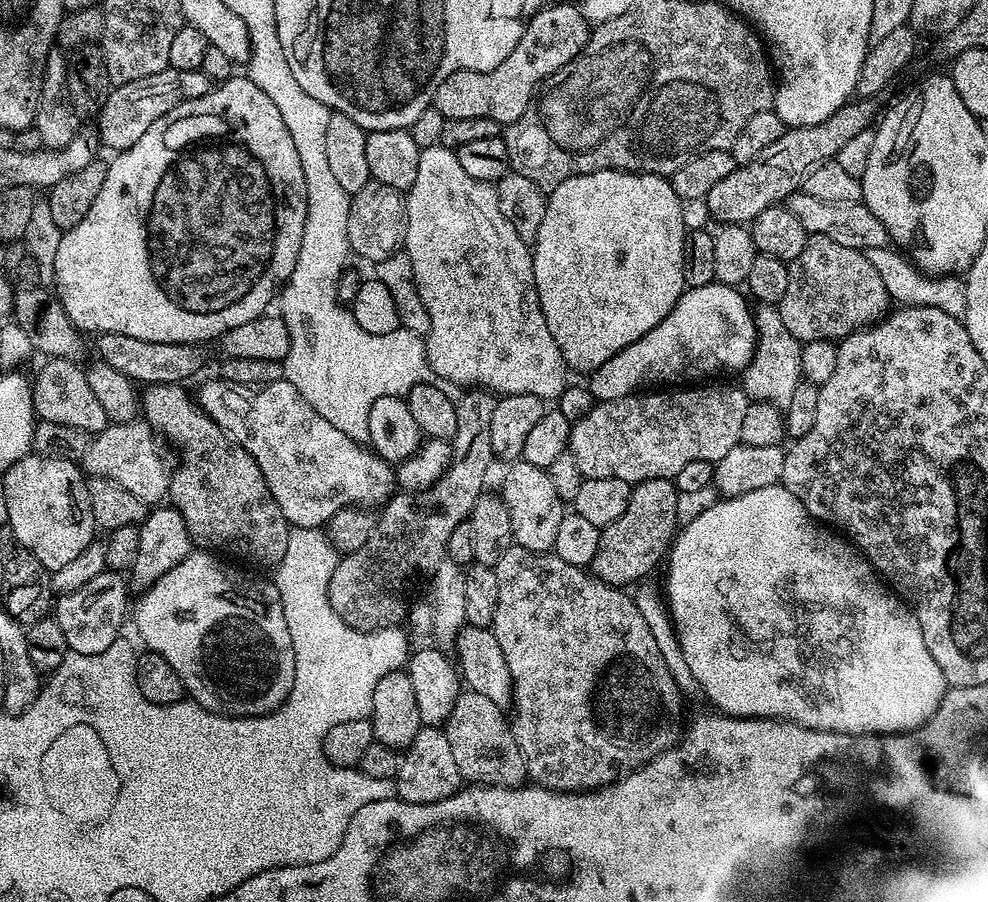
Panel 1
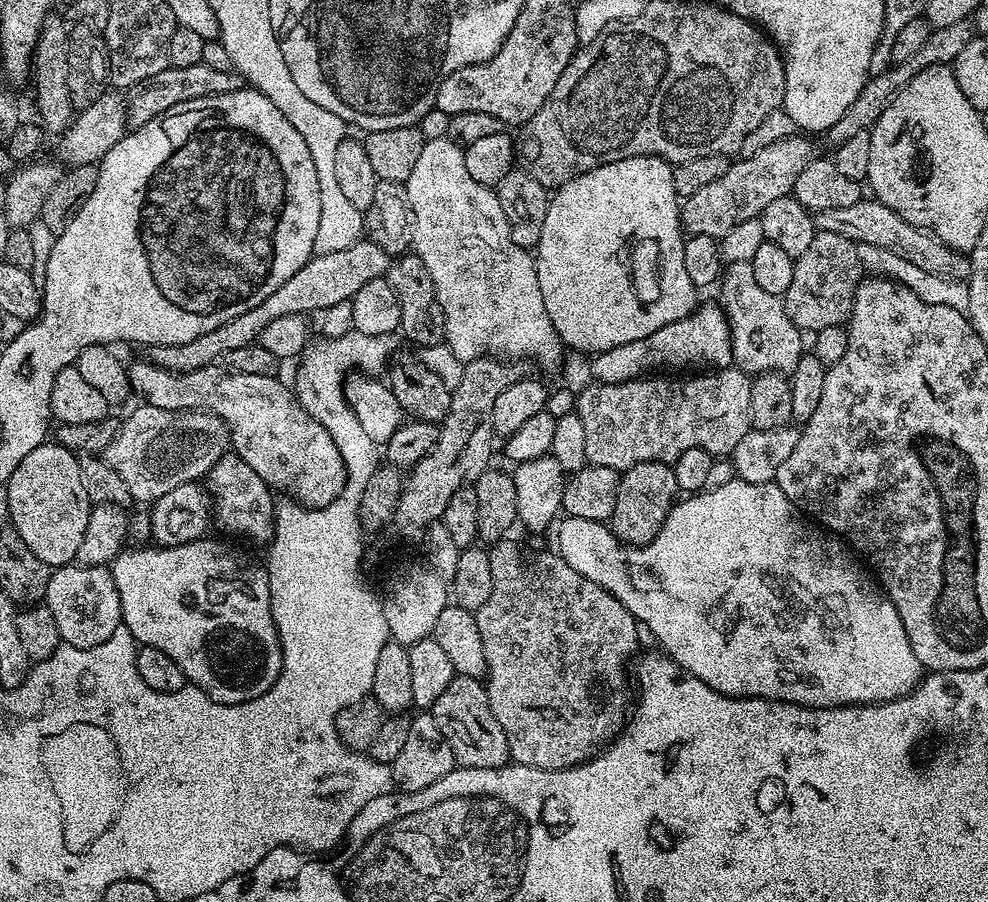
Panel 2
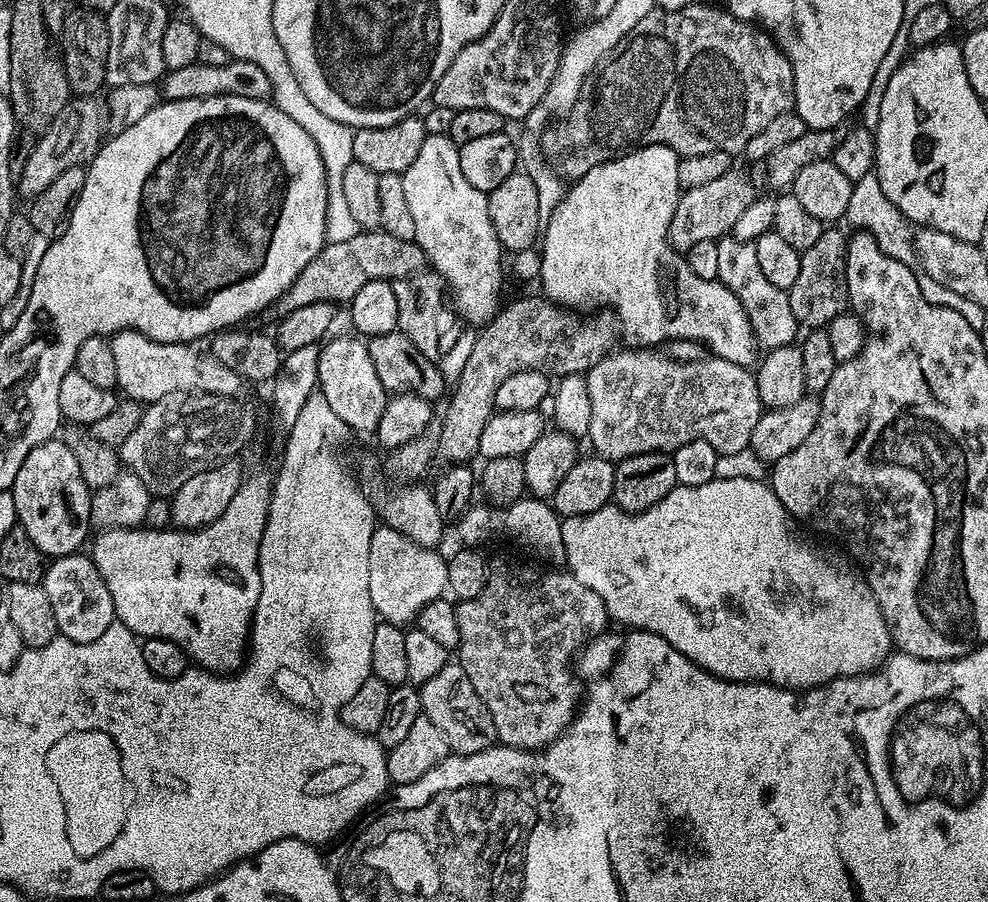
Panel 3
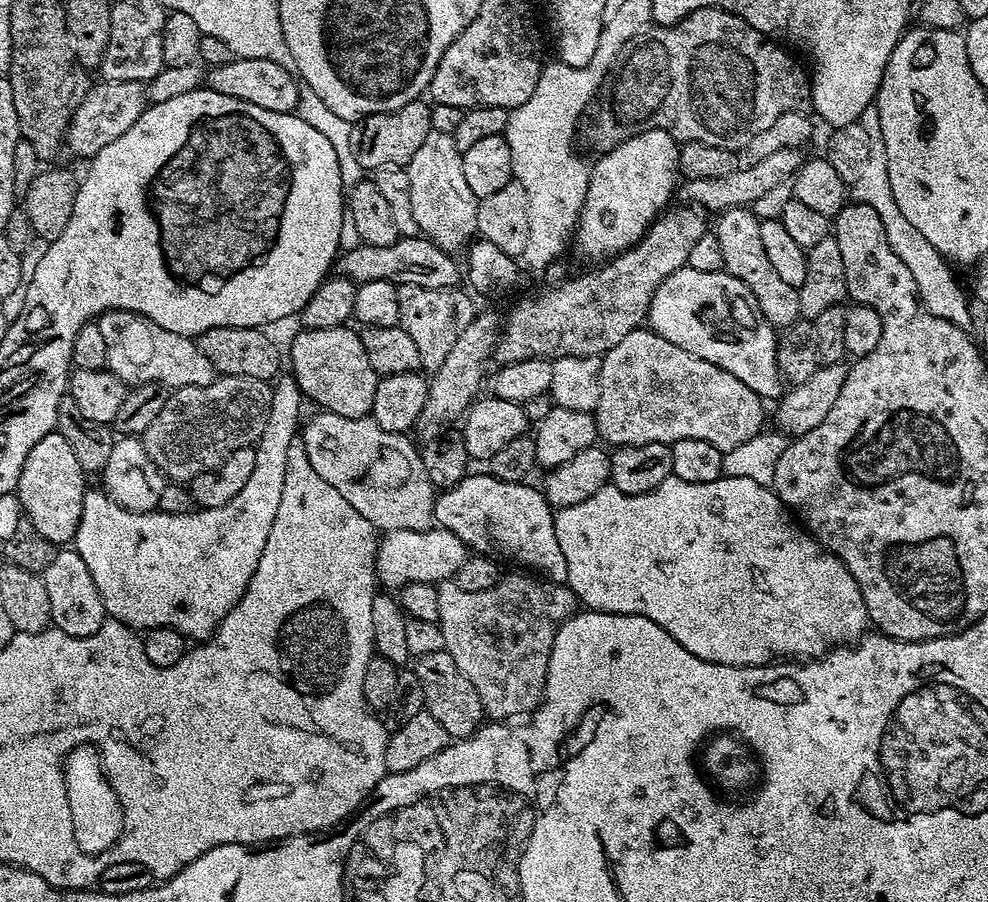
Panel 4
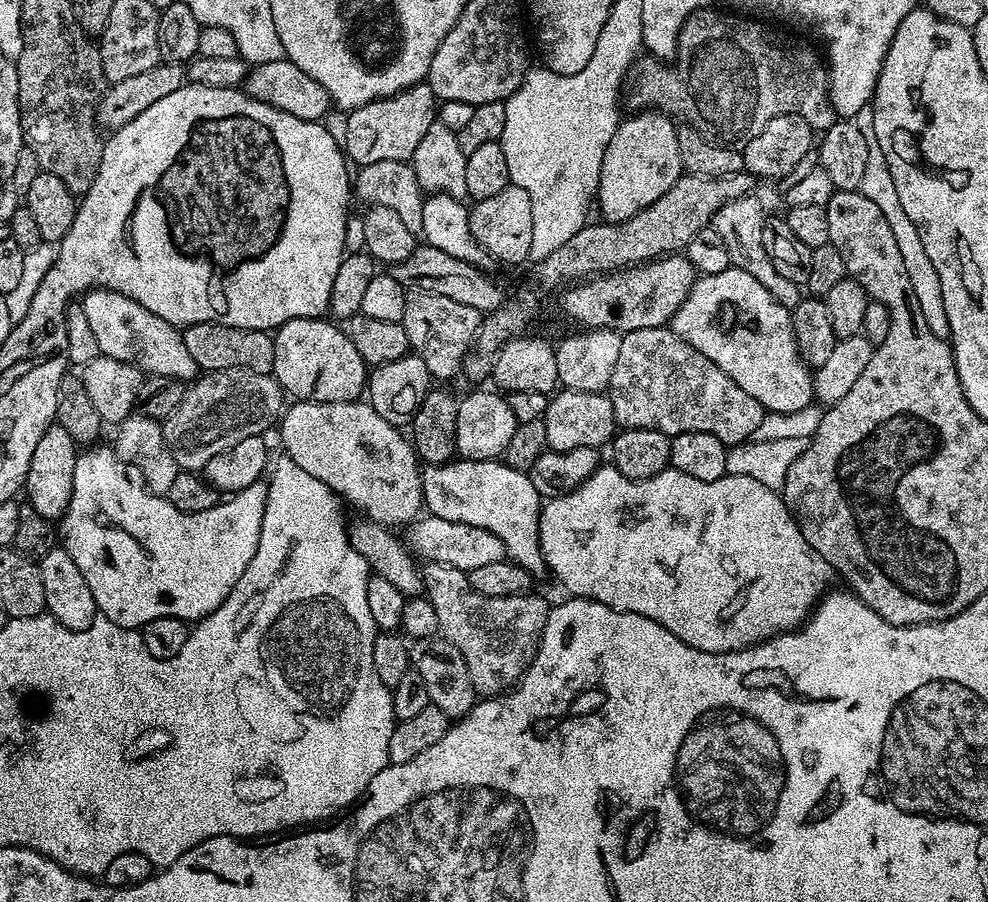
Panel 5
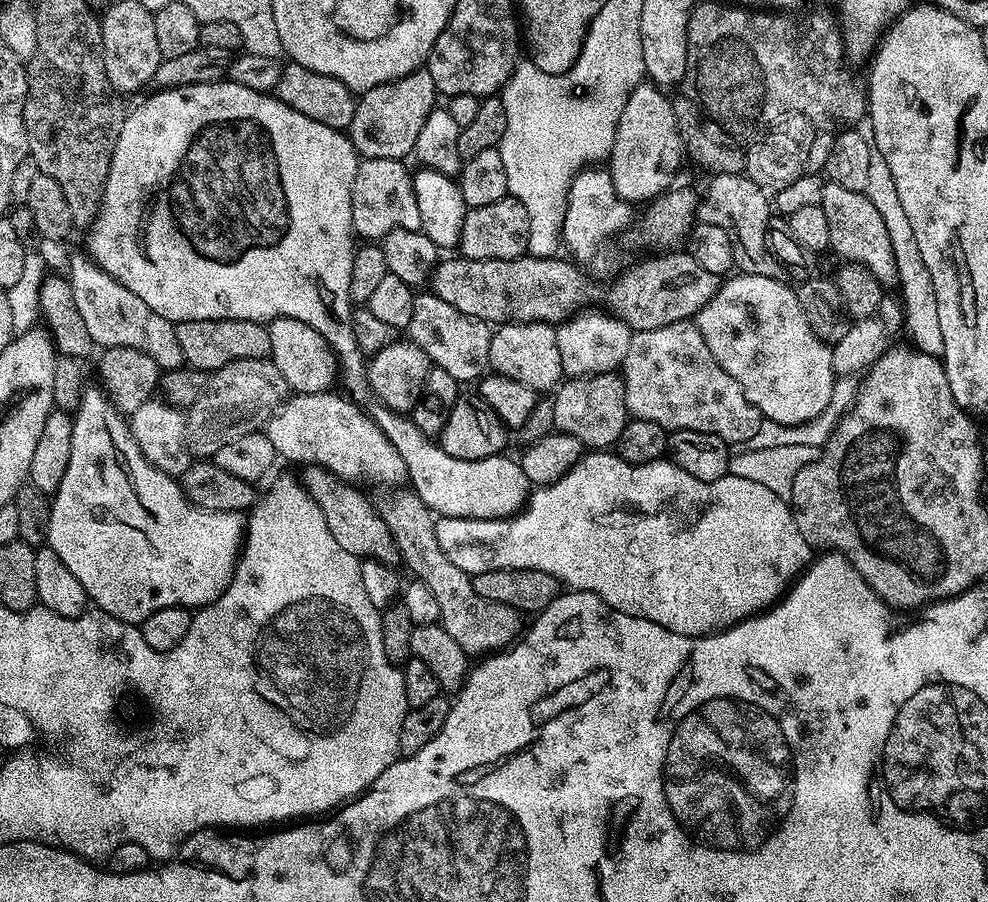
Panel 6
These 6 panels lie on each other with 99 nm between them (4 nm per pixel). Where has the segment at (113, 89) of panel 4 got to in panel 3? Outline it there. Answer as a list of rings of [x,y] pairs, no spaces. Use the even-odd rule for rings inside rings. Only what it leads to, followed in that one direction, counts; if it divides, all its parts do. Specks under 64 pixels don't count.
[[[76,96],[69,99],[68,105],[54,118],[45,132],[39,133],[38,139],[32,144],[30,158],[26,158],[26,166],[18,174],[18,192],[31,198],[42,194],[62,170],[79,168],[87,165],[96,157],[96,151],[106,139],[106,125],[108,114],[106,104],[103,99],[96,96]],[[105,132],[105,133],[104,133]]]

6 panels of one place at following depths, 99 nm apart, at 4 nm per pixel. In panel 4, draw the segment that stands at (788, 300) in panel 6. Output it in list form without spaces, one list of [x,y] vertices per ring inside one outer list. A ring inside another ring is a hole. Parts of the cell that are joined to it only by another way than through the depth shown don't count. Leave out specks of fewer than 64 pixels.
[[[687,266],[674,270],[674,274],[670,274],[656,287],[646,320],[651,331],[666,338],[666,342],[674,342],[674,346],[682,346],[682,350],[694,354],[694,358],[714,362],[714,366],[726,370],[726,374],[734,374],[738,382],[746,382],[746,386],[750,386],[750,390],[754,390],[754,394],[758,394],[765,401],[779,401],[785,391],[786,384],[776,361],[777,329],[773,328],[770,322],[766,322],[762,310],[758,310],[758,302],[754,302],[754,294],[750,294],[746,285],[729,272],[723,270],[703,272]]]

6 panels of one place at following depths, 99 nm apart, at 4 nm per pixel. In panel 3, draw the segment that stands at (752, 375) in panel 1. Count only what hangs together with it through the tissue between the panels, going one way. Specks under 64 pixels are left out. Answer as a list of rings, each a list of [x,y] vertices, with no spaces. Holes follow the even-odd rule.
[[[733,234],[720,237],[716,241],[718,246],[718,274],[716,279],[725,284],[735,296],[738,302],[746,310],[750,318],[750,326],[756,335],[756,343],[761,349],[778,348],[787,344],[796,344],[796,331],[798,325],[794,318],[794,310],[790,310],[790,298],[787,291],[772,285],[766,274],[758,267],[758,254],[755,243],[748,243],[738,239]]]

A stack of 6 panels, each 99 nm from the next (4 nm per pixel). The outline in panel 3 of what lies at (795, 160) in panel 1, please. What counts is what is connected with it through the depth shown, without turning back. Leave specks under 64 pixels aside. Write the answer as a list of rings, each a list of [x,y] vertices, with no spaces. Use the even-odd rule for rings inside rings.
[[[739,170],[722,174],[707,186],[694,186],[683,189],[680,201],[674,210],[674,218],[670,218],[668,227],[668,243],[675,252],[686,254],[694,242],[717,241],[733,231],[738,218],[746,208],[758,197],[758,191]]]

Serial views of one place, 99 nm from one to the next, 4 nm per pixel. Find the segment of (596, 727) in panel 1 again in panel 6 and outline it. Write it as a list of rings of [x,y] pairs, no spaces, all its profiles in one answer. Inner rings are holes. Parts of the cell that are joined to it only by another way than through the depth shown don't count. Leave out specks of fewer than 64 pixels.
[[[397,486],[384,495],[388,496],[382,497],[380,502],[378,500],[382,522],[386,522],[398,546],[403,567],[408,567],[415,579],[426,582],[426,586],[434,590],[440,611],[440,624],[446,634],[450,634],[450,638],[454,638],[454,642],[458,642],[458,646],[462,646],[462,650],[472,658],[480,658],[509,647],[521,635],[521,613],[515,608],[490,602],[474,594],[472,577],[467,572],[458,570],[458,566],[454,566],[454,562],[450,562],[450,558],[442,554],[442,546],[438,546],[436,534],[437,517],[411,487]]]

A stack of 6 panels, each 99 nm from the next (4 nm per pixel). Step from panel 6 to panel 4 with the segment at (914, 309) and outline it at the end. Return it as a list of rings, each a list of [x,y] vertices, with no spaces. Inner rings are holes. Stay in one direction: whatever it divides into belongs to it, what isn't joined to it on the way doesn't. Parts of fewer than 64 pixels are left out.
[[[878,130],[872,132],[870,155],[866,158],[858,182],[850,186],[850,196],[855,203],[872,207],[878,218],[882,218],[882,226],[886,226],[886,238],[894,254],[898,254],[898,258],[906,262],[910,274],[914,274],[914,282],[918,282],[920,303],[926,306],[926,310],[930,310],[930,314],[946,318],[946,322],[954,322],[954,326],[965,330],[971,329],[972,308],[952,274],[953,267],[944,259],[941,252],[934,250],[934,246],[930,246],[930,242],[922,238],[919,230],[914,230],[914,225],[903,216],[902,210],[898,210],[898,202],[894,202],[894,190],[890,190],[890,166],[884,149],[884,139]]]

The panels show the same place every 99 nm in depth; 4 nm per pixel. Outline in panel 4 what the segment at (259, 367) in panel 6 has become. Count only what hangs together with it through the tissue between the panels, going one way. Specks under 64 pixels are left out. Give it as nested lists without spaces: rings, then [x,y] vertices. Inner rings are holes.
[[[217,375],[206,386],[177,388],[158,418],[142,433],[146,454],[169,481],[187,485],[200,472],[220,467],[230,453],[251,448],[266,426],[273,385],[258,378]]]

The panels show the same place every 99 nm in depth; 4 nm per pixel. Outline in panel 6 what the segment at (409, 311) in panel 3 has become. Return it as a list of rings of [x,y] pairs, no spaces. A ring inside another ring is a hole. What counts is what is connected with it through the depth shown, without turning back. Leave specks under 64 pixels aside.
[[[424,291],[414,298],[414,314],[410,317],[410,326],[406,330],[407,339],[417,344],[435,367],[446,370],[446,374],[455,380],[479,381],[490,368],[488,359],[493,329],[487,320],[462,314],[462,310],[450,306],[450,302],[442,302],[442,298],[431,291]]]

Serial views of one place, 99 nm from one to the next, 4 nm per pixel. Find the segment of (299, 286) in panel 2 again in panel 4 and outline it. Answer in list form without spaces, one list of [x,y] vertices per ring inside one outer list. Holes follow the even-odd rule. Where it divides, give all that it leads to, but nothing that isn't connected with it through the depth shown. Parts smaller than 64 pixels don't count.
[[[421,234],[401,236],[390,246],[358,245],[354,250],[344,252],[339,257],[339,275],[352,280],[358,286],[366,282],[385,280],[394,285],[430,286],[431,288],[455,288],[462,280],[462,268],[456,265],[457,257],[451,252],[443,252],[433,240]]]

